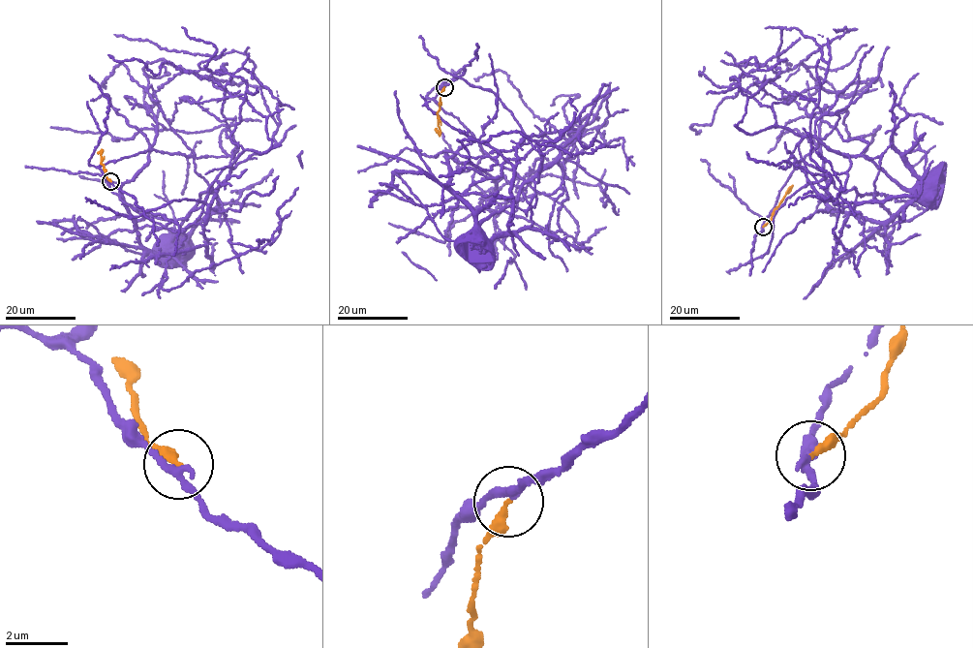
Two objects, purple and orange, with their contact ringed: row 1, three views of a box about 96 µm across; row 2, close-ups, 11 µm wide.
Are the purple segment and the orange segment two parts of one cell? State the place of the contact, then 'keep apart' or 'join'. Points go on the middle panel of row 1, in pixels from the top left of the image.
(444, 87) | keep apart

